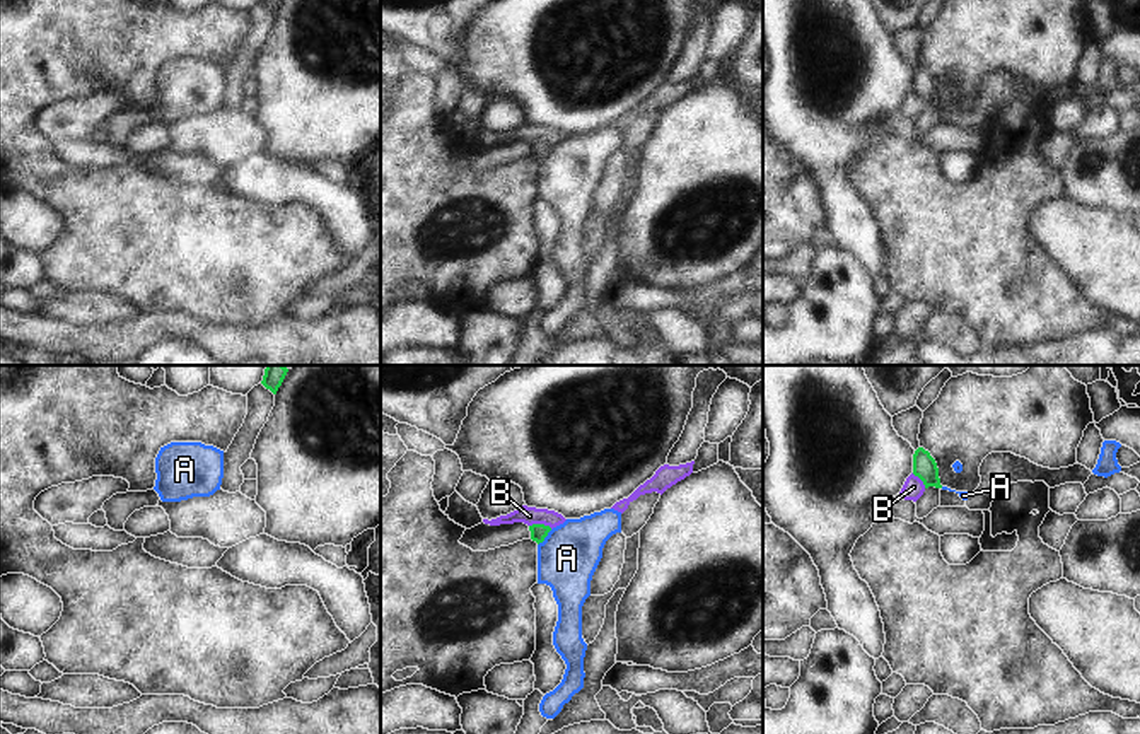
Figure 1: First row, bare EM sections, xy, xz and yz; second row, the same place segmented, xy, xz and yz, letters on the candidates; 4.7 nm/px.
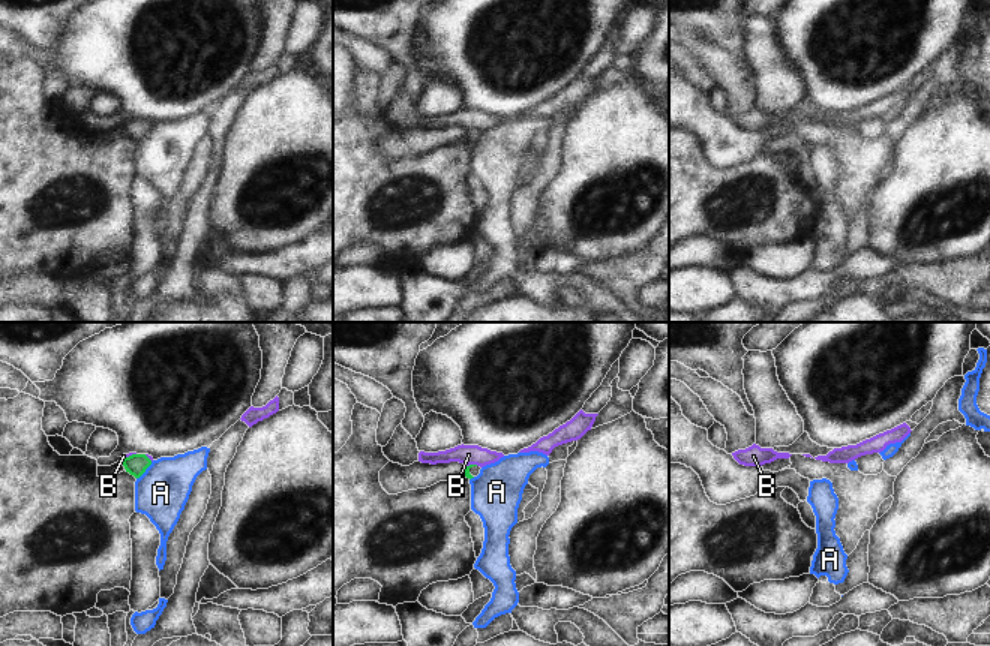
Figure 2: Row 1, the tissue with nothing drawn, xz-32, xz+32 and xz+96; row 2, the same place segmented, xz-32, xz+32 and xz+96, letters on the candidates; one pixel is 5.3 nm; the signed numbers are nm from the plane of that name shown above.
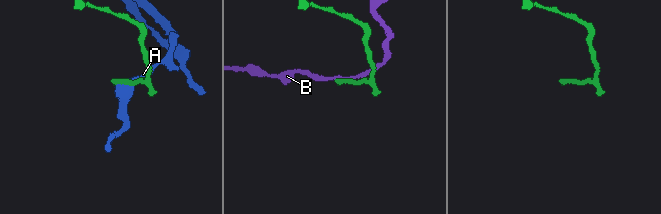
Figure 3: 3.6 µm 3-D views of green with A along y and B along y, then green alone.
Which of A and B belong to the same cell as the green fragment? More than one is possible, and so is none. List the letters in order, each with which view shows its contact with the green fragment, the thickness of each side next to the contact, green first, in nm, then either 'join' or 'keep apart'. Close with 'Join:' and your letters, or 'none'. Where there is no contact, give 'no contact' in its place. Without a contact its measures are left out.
A: xz | 80/280 nm | keep apart
B: xz | 80/90 nm | keep apart
Join: none

